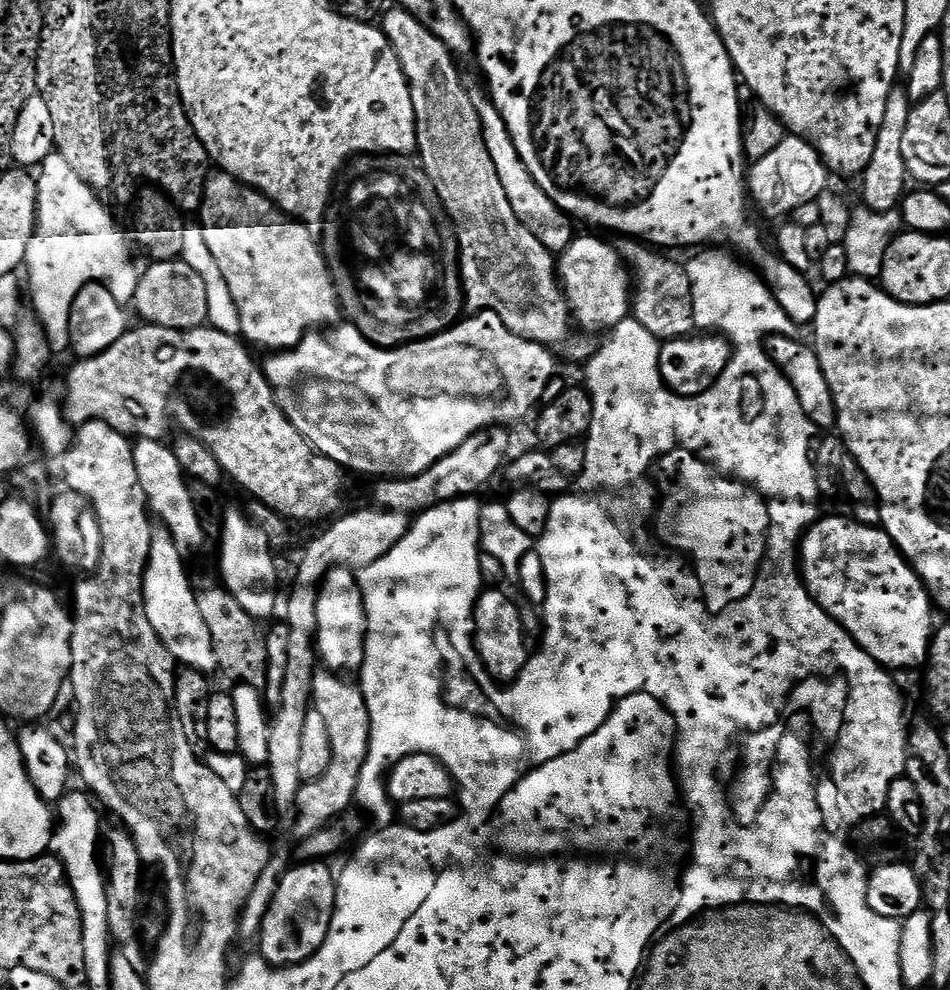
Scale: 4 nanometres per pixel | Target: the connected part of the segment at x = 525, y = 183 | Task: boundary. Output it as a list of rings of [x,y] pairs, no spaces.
[[[465,75],[464,85],[470,94],[470,100],[474,102],[474,110],[478,110],[486,150],[490,150],[494,170],[498,170],[502,190],[505,192],[507,200],[510,201],[510,206],[513,208],[518,222],[522,222],[522,226],[526,226],[526,230],[530,230],[530,234],[534,234],[534,238],[538,238],[538,242],[542,242],[542,246],[546,246],[548,252],[562,253],[571,246],[574,239],[573,217],[563,212],[554,202],[554,198],[550,198],[550,194],[546,194],[546,190],[542,190],[542,186],[538,186],[538,182],[534,182],[534,174],[530,174],[530,170],[526,170],[526,162],[522,162],[522,158],[518,154],[518,146],[514,146],[514,138],[510,138],[510,130],[506,126],[502,114],[496,108],[496,103],[486,91],[481,77],[476,76]]]

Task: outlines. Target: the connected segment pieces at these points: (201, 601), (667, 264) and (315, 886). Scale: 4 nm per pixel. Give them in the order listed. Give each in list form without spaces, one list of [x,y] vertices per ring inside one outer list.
[[[223,586],[217,588],[200,588],[196,593],[198,598],[198,610],[202,614],[206,627],[210,629],[210,638],[214,642],[214,654],[216,655],[217,669],[232,679],[236,684],[249,684],[255,688],[264,690],[268,686],[268,655],[266,654],[266,632],[261,621],[255,620],[242,606],[238,606],[238,598],[228,593]]]
[[[624,238],[621,241],[618,251],[634,277],[631,315],[660,342],[691,337],[698,313],[694,310],[692,283],[688,277],[687,267],[683,263],[671,260],[668,257],[671,255],[635,238]]]
[[[300,862],[289,867],[284,877],[280,879],[278,890],[270,902],[270,910],[266,910],[266,918],[260,927],[258,937],[259,955],[263,956],[269,964],[278,968],[289,968],[292,964],[301,964],[312,957],[326,942],[332,915],[336,909],[336,886],[338,883],[334,872],[331,872],[324,862]]]

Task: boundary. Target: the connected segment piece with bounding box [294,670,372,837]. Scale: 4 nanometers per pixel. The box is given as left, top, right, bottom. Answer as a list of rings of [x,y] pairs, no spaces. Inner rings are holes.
[[[331,670],[317,671],[312,687],[312,703],[314,710],[322,714],[326,731],[330,738],[330,766],[326,766],[326,774],[322,778],[301,783],[296,799],[294,817],[300,827],[301,837],[314,834],[329,824],[337,821],[340,814],[353,807],[358,790],[358,782],[362,775],[362,766],[368,758],[370,750],[370,710],[366,706],[361,685]]]

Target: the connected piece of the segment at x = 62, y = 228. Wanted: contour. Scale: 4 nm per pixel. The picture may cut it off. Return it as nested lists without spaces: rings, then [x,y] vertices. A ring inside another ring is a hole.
[[[58,151],[52,152],[50,154],[50,158],[46,158],[46,162],[42,162],[40,164],[39,169],[38,169],[38,179],[36,181],[36,185],[38,186],[38,194],[40,195],[40,202],[38,205],[38,219],[36,221],[36,232],[32,236],[32,247],[30,249],[30,265],[32,264],[32,304],[34,307],[36,307],[36,312],[34,312],[34,316],[35,316],[35,319],[39,320],[41,326],[44,327],[44,333],[46,334],[46,338],[50,342],[50,346],[52,347],[53,353],[60,354],[60,352],[64,352],[64,351],[67,353],[69,351],[69,349],[71,349],[71,347],[72,347],[72,339],[70,338],[70,310],[74,306],[74,298],[78,298],[78,294],[80,293],[80,291],[82,291],[81,284],[84,284],[84,281],[86,281],[86,280],[97,280],[98,279],[98,280],[107,281],[108,284],[111,284],[111,287],[109,289],[110,294],[114,294],[114,298],[116,299],[116,301],[118,301],[118,303],[128,306],[128,305],[131,305],[133,303],[133,301],[135,301],[136,291],[138,290],[138,282],[140,281],[142,272],[139,267],[136,269],[136,264],[134,261],[132,261],[133,245],[130,243],[130,240],[129,240],[130,245],[128,245],[128,240],[126,237],[124,237],[123,230],[120,229],[118,225],[116,225],[115,218],[112,217],[110,213],[108,213],[107,206],[104,205],[102,201],[100,201],[103,199],[101,199],[101,197],[98,195],[95,188],[92,188],[88,183],[86,183],[86,181],[84,179],[81,178],[80,175],[77,174],[77,172],[74,170],[74,166],[70,166],[70,162],[66,162],[66,158],[62,158],[62,154],[60,152],[58,152]]]

